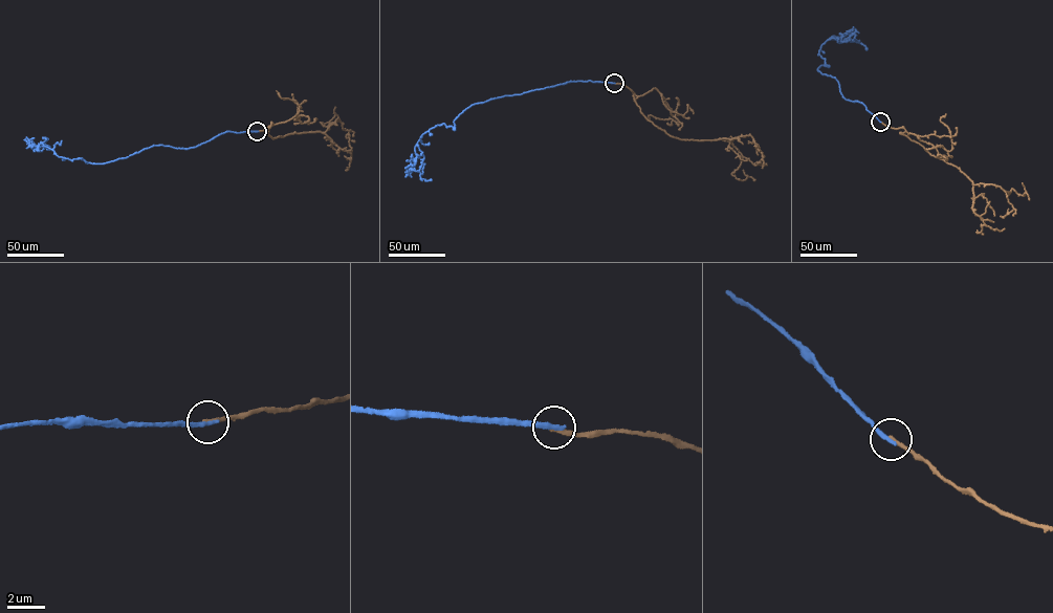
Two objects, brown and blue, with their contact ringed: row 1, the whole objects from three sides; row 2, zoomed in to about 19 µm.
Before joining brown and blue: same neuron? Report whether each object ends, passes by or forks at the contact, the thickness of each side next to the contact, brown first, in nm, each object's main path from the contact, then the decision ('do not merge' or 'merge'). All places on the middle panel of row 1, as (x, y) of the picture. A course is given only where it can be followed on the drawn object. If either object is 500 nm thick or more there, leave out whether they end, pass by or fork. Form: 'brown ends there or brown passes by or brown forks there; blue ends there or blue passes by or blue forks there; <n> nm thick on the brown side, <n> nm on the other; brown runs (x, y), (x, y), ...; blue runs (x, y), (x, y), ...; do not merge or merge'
brown ends there; blue ends there; 240 nm thick on the brown side, 280 nm on the other; brown runs (614, 83), (631, 90), (644, 116), (671, 135), (728, 140), (742, 156), (731, 174), (744, 180), (743, 170); blue runs (614, 83), (571, 81), (474, 104), (455, 119), (455, 129), (443, 124), (421, 135), (407, 175), (411, 168); do not merge

